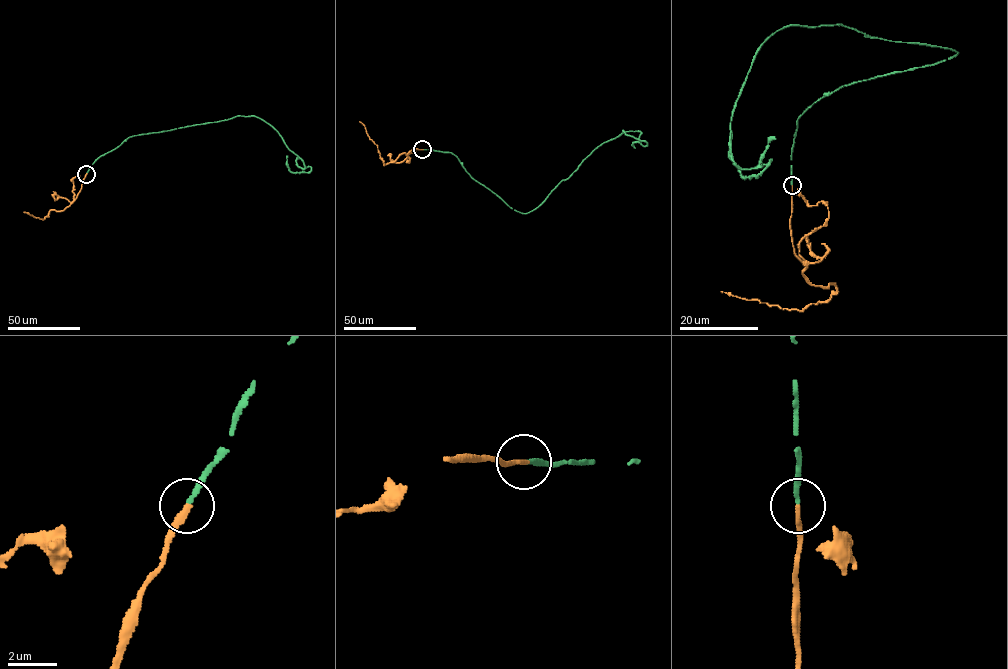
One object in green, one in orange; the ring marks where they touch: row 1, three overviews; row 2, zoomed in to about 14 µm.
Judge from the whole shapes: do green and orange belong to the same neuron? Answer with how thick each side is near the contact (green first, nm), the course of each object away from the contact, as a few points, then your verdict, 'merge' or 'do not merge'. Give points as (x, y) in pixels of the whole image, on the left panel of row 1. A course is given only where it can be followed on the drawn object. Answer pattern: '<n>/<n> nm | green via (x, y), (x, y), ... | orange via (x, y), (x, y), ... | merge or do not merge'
180/240 nm | green via (86, 173), (129, 137), (238, 116), (270, 124), (311, 170), (291, 172), (287, 156) | orange via (86, 173), (75, 199), (63, 210), (51, 210), (43, 219), (23, 212) | merge

